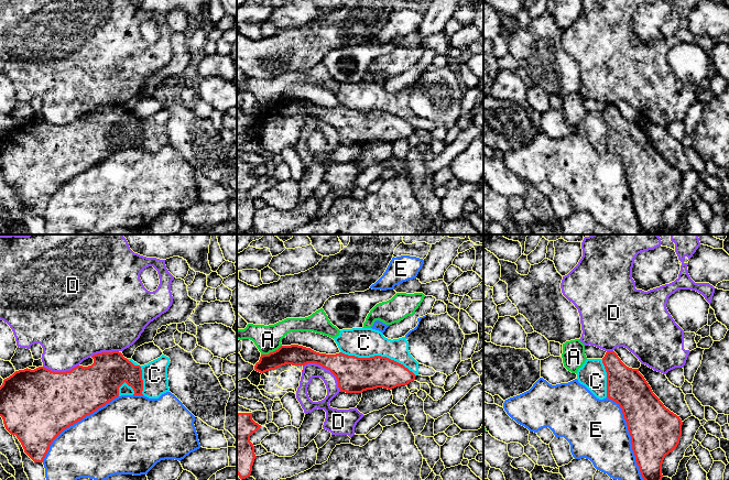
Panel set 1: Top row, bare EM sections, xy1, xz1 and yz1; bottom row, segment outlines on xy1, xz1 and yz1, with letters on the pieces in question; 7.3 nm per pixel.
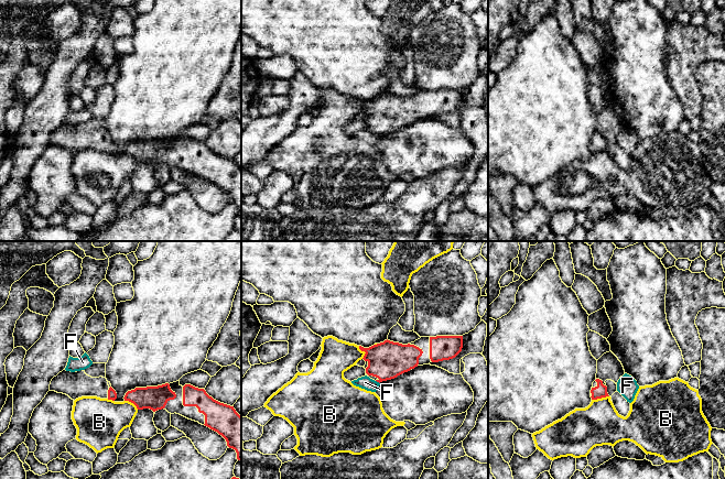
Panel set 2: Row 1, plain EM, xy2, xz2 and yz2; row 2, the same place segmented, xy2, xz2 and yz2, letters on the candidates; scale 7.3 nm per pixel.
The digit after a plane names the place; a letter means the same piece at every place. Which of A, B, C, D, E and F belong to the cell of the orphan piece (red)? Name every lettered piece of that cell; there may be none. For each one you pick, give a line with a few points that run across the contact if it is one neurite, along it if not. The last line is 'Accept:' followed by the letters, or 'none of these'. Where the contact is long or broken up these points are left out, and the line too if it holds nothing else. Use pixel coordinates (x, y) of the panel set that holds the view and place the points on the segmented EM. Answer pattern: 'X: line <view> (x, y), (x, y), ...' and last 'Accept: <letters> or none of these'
Accept: none of these

